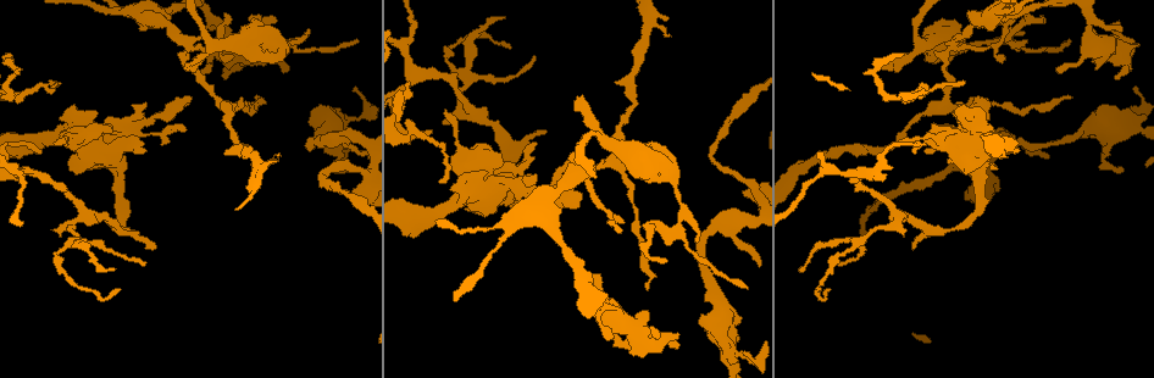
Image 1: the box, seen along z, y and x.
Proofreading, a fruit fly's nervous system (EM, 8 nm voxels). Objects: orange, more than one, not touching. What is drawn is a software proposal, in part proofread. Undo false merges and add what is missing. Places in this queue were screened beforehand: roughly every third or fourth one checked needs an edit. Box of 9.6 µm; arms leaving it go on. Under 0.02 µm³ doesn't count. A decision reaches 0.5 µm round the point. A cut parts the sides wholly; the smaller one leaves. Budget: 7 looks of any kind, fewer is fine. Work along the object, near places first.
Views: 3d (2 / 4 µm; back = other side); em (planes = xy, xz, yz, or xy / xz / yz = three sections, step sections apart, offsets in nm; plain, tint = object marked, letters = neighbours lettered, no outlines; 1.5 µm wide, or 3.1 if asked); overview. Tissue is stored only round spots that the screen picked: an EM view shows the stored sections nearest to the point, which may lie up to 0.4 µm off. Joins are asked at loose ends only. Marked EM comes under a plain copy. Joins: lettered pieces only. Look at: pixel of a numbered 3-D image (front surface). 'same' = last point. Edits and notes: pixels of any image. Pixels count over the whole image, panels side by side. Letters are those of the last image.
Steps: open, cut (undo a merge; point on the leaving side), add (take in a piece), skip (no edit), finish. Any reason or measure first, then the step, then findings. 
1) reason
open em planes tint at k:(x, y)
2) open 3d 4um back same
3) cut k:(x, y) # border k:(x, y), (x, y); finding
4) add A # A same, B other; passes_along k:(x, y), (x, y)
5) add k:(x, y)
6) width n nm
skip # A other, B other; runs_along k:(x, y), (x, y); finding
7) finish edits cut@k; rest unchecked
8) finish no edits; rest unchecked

tapers out
open em planes letters at 1:(347, 172)

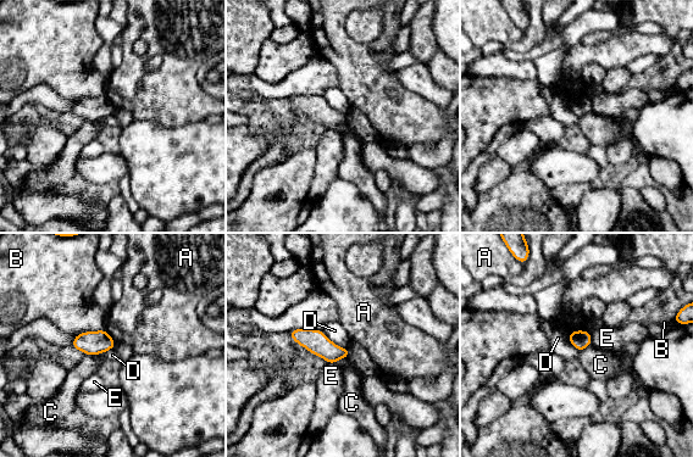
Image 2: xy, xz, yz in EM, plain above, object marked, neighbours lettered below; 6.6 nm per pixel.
width 130 nm
skip # A other, B other, C other, D other, E other; none of them fits

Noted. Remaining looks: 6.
an open end
open em planes letters at 1:(1090, 58)

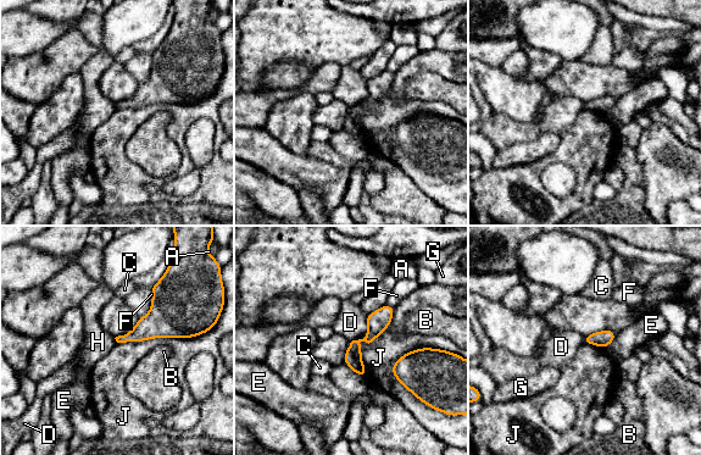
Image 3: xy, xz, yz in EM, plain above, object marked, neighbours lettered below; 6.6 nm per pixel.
skip # A other, B other, C other, D other, E other, F other, G other, H other, J other; runs_along 3:(390, 310), (355, 345), (361, 372); no lettered piece goes on from it

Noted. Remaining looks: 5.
sudden change in width
open em planes letters at 1:(725, 223)

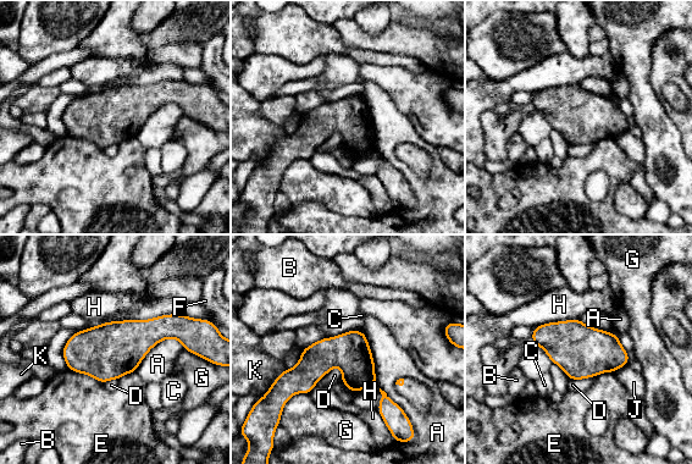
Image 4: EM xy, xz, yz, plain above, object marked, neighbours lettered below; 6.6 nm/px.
skip # A other, B other, C other, D other, E other, F other, G other, H other, J other, K other; border 4:(67, 368), (90, 375), (103, 385); continuous, no second neuron

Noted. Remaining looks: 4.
finish no edits; rest unchecked

